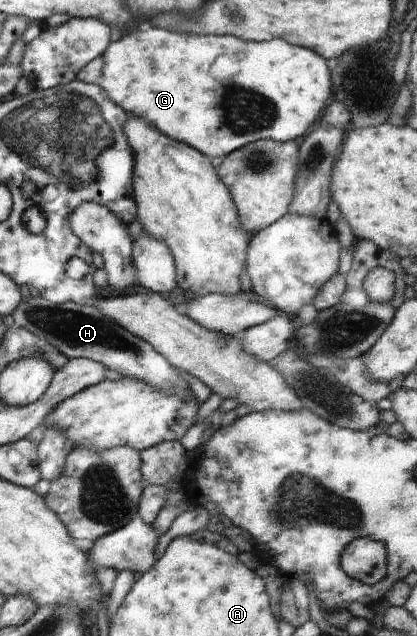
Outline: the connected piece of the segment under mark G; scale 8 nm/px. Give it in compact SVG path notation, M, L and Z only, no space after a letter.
M146 22L139 30L134 30L128 34L125 32L123 37L117 41L110 41L108 48L102 54L104 58L104 66L102 67L102 76L100 76L100 86L104 88L107 96L114 104L123 108L127 113L138 118L148 120L158 132L162 132L164 136L172 138L178 142L184 142L192 148L204 154L204 156L213 158L224 158L230 152L234 152L237 148L242 148L251 142L260 139L272 139L280 142L288 142L289 140L301 141L302 138L320 121L322 111L328 105L328 98L332 92L330 82L331 70L328 69L326 59L313 50L306 47L296 46L282 39L269 39L268 41L256 42L246 41L234 36L214 36L202 35L192 36L192 34L178 34L178 32L168 32L162 28L148 28Z

